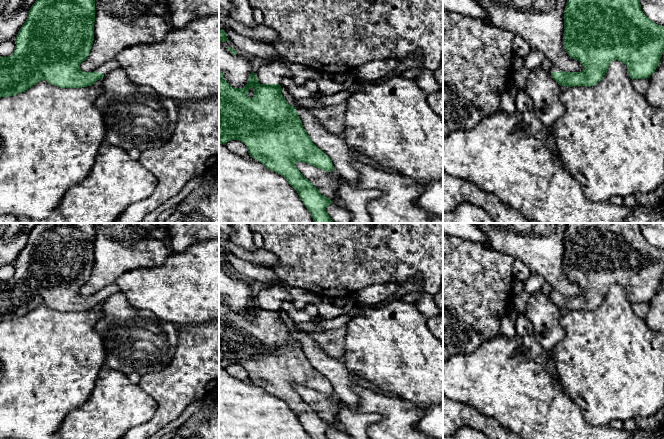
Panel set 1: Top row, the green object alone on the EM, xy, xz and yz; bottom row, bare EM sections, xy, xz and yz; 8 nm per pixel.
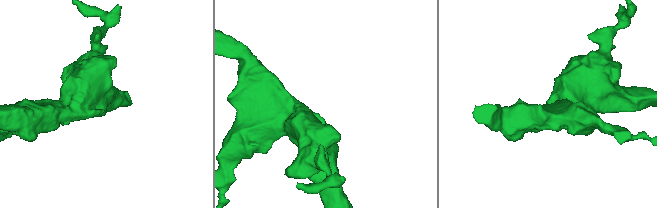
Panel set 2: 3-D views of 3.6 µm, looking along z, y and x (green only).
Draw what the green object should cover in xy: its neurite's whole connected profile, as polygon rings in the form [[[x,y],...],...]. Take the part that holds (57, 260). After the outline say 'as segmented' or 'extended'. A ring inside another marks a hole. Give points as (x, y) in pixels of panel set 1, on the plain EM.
[[[37,223],[31,230],[27,243],[16,260],[12,279],[0,280],[0,322],[25,316],[37,306],[45,304],[60,312],[82,312],[92,310],[120,289],[110,284],[94,296],[83,296],[80,288],[88,281],[94,265],[95,223]]] | extended

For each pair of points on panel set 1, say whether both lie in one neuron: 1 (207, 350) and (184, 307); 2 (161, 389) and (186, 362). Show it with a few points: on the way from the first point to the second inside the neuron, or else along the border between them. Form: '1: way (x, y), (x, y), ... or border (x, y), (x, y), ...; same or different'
1: border (208, 321), (200, 325), (180, 325), (178, 327); different
2: way (168, 382), (181, 369); same

